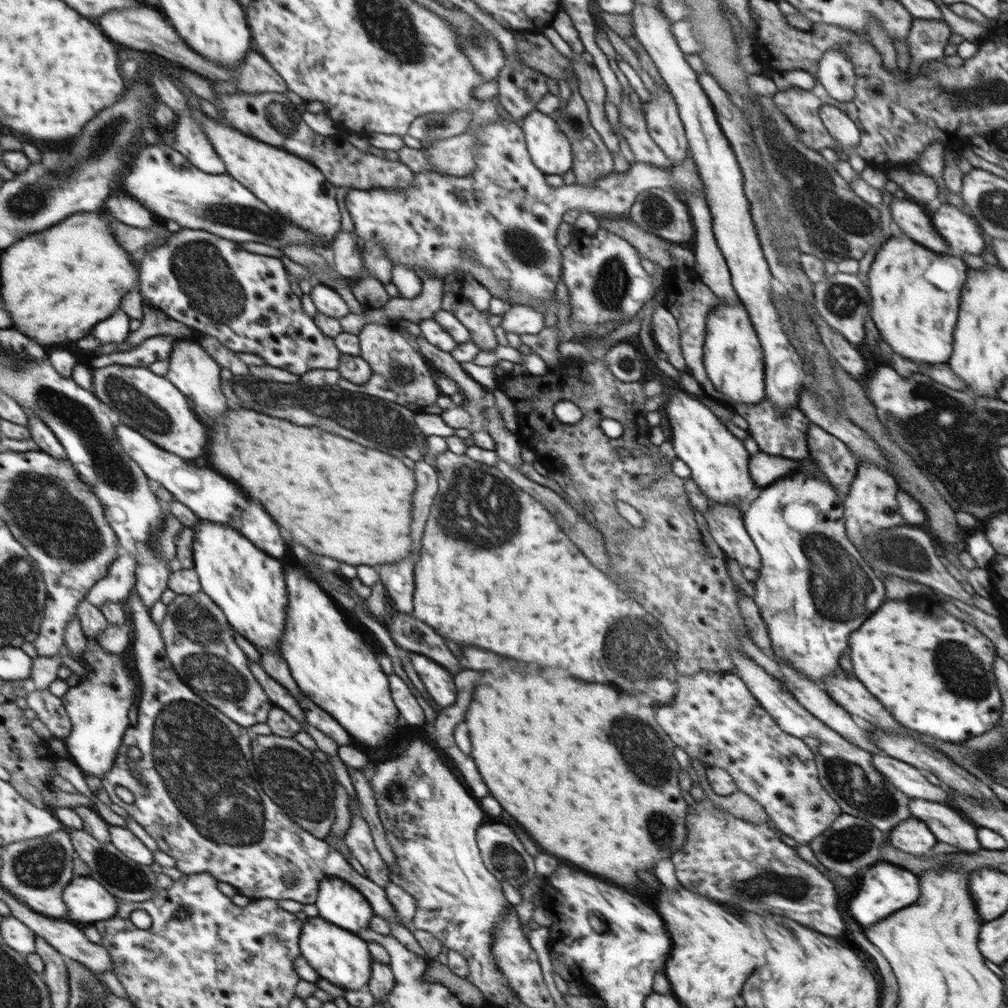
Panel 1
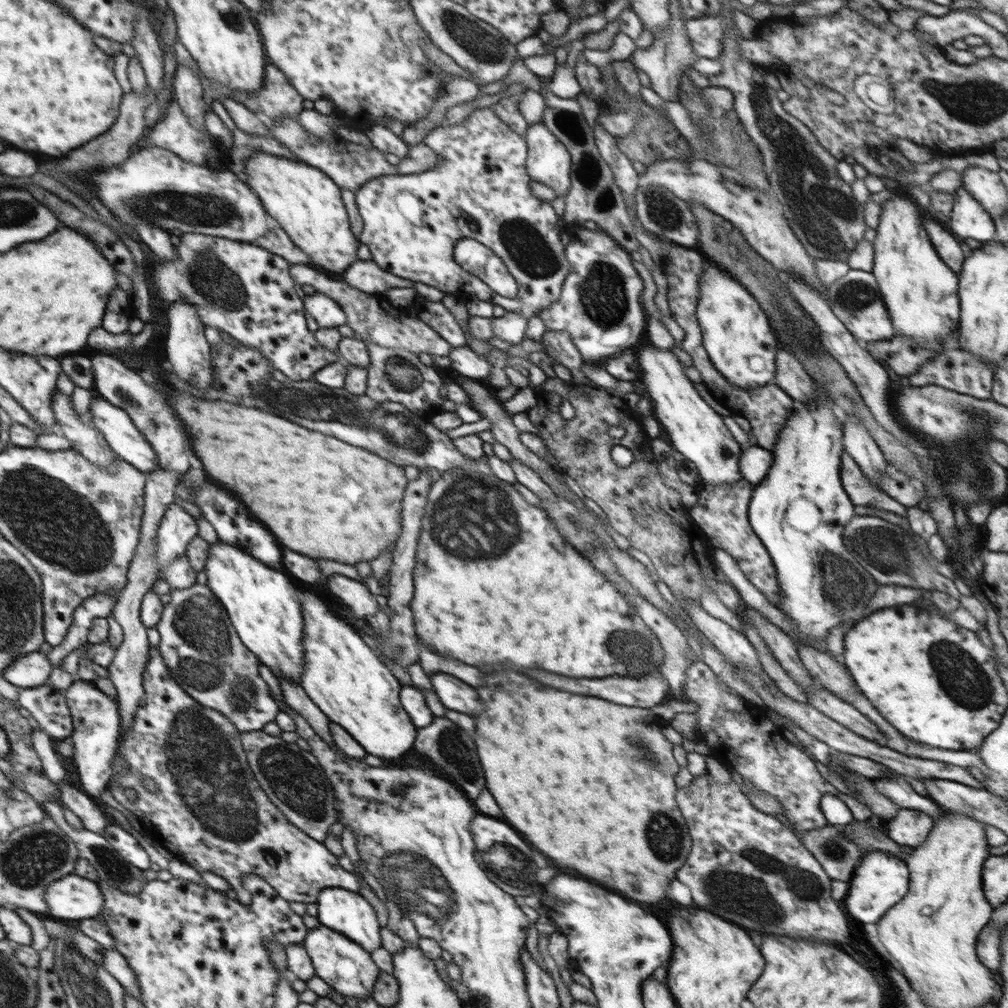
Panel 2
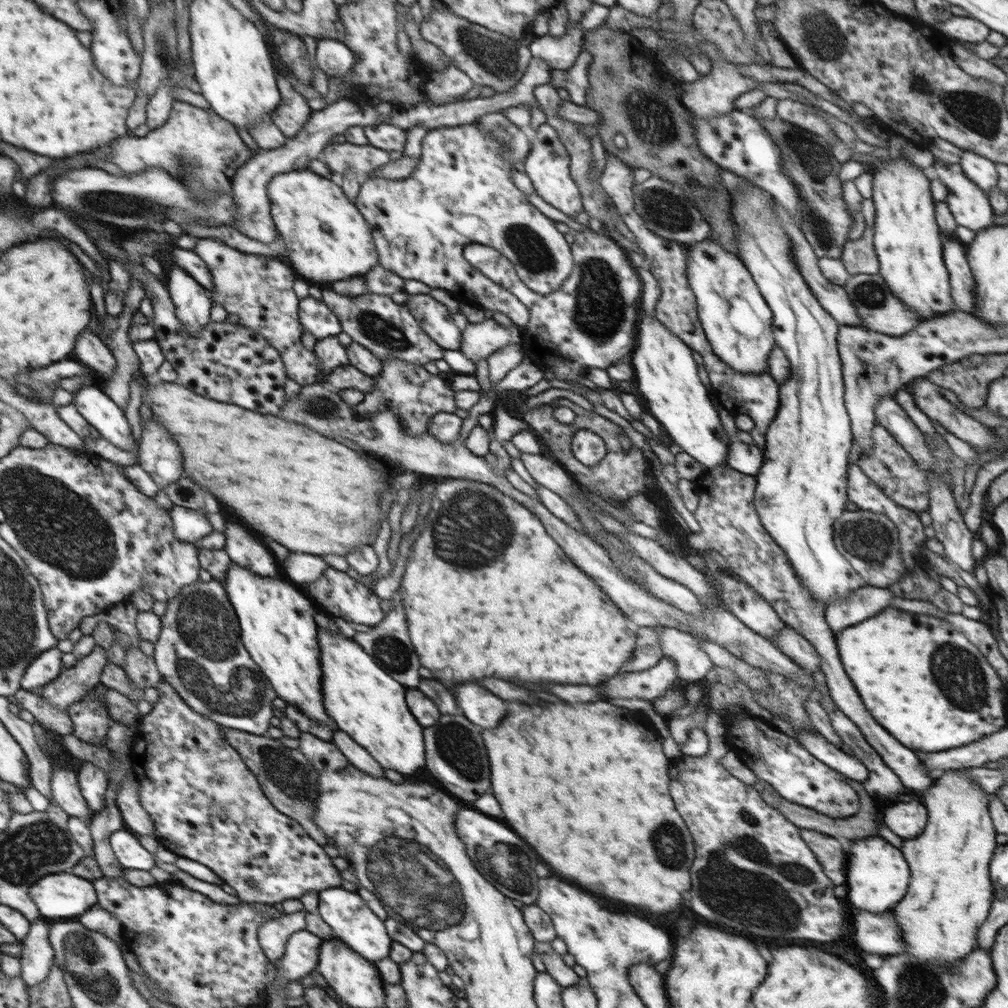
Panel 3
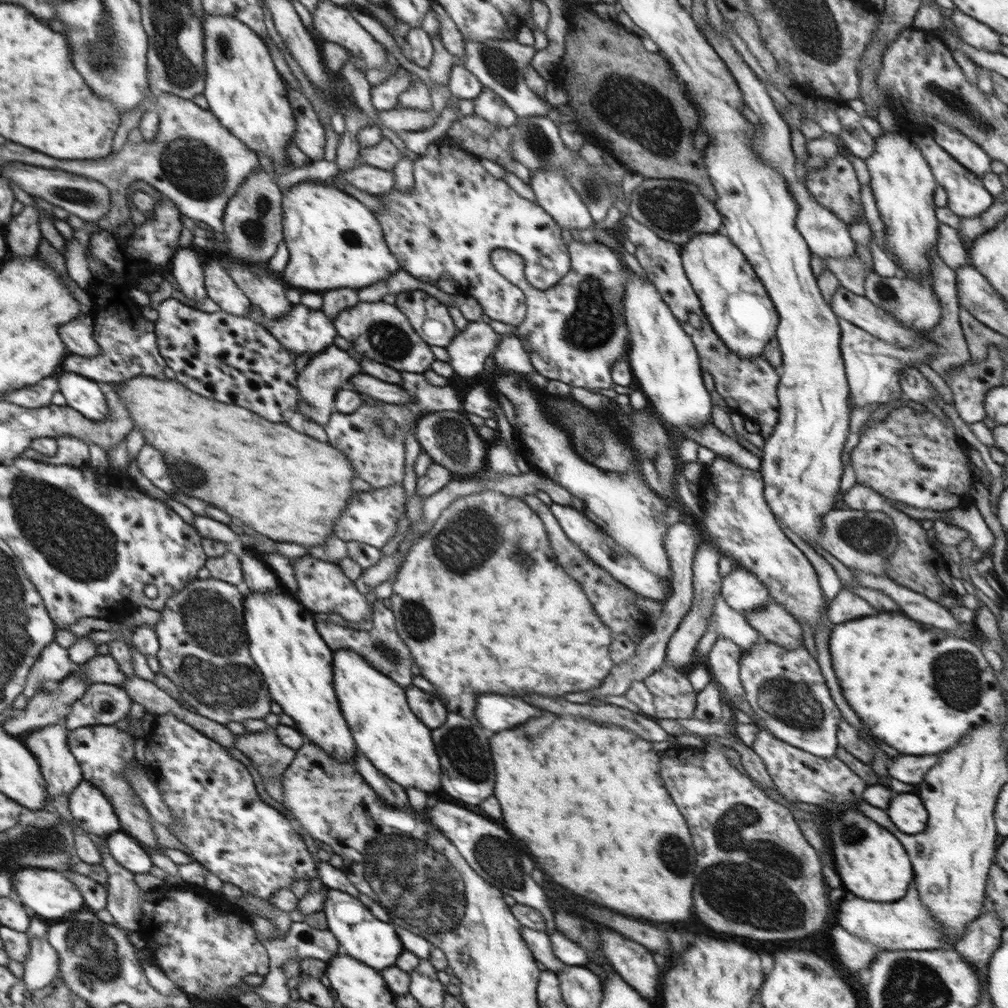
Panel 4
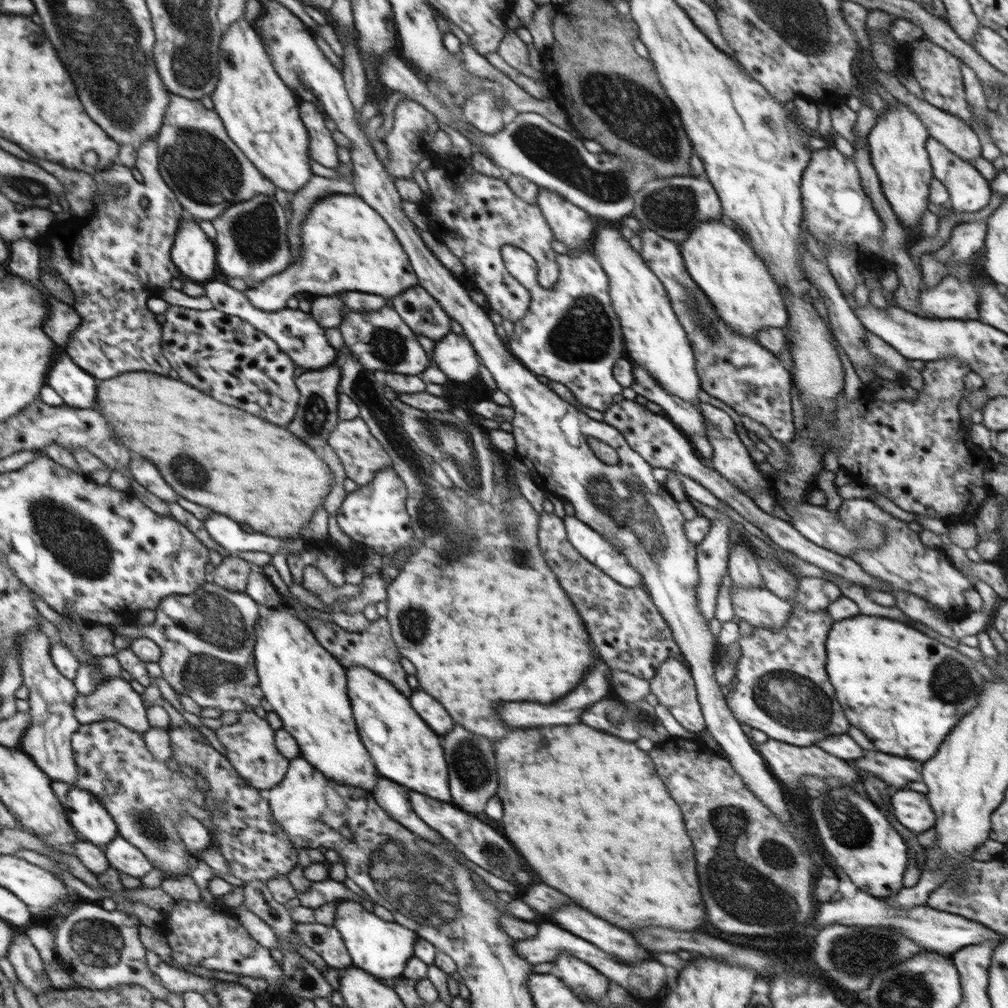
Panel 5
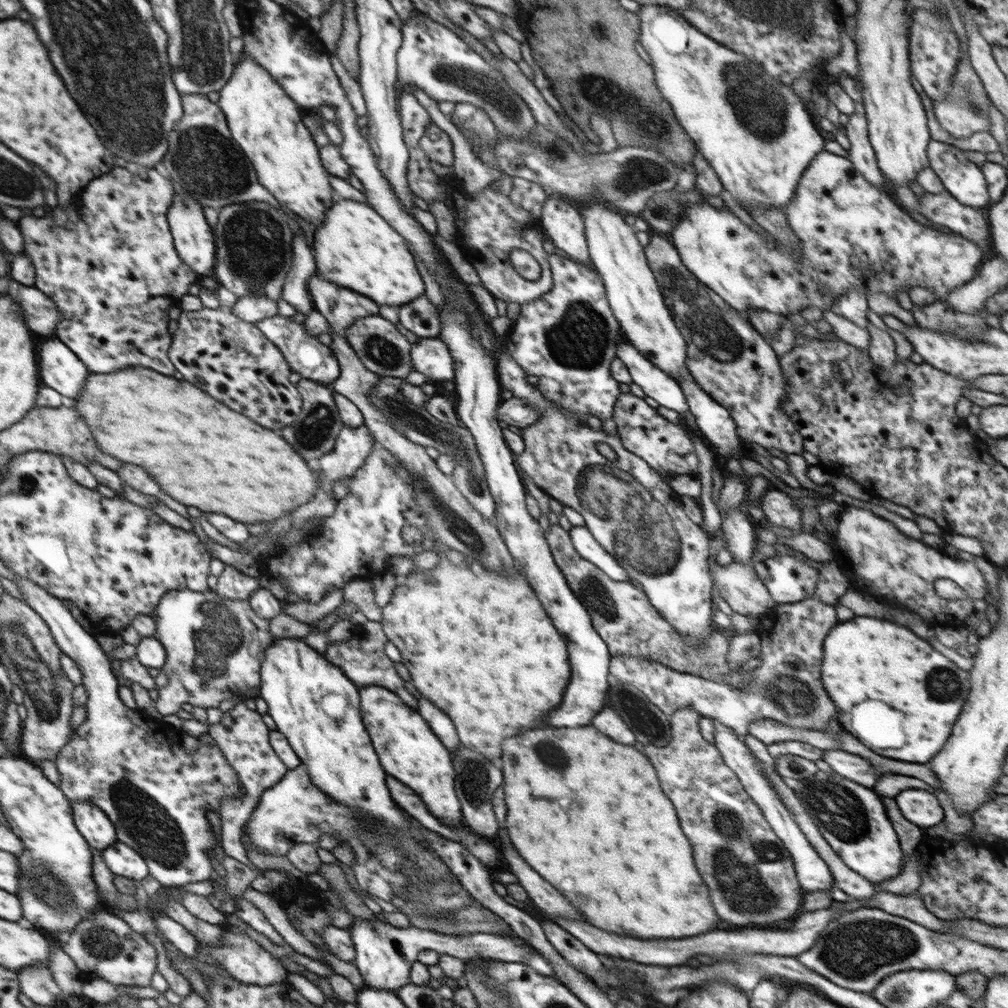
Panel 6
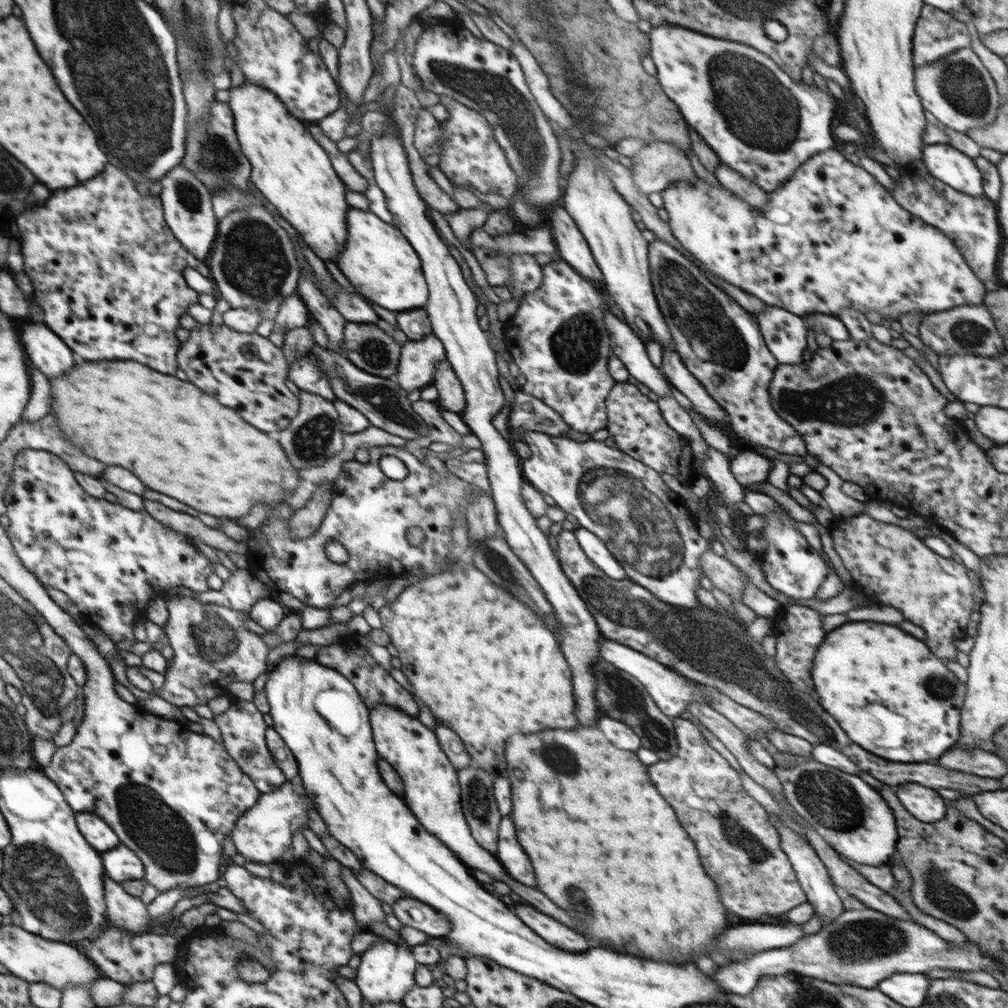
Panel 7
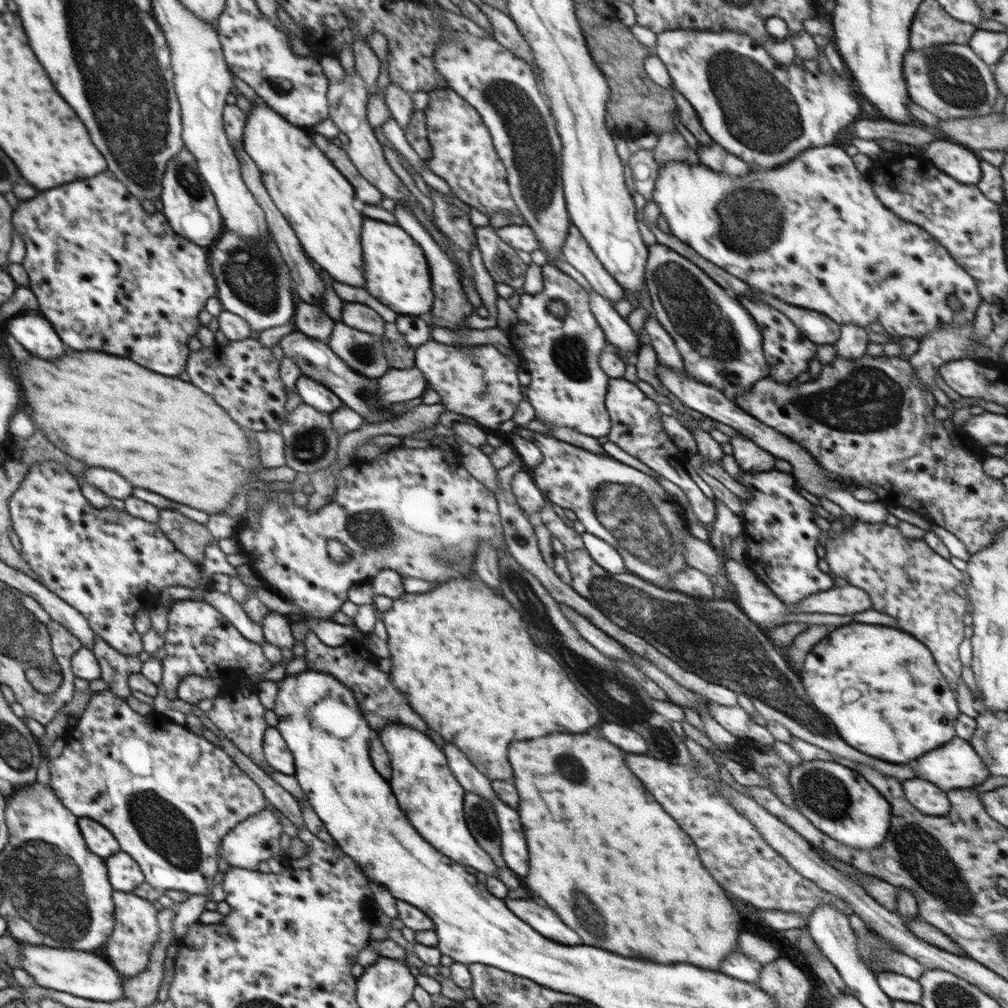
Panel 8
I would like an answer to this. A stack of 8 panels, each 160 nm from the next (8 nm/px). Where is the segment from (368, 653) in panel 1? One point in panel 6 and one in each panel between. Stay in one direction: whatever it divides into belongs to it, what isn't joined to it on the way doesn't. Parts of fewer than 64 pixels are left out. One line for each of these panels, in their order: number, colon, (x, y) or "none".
2: (348, 681)
3: (363, 700)
4: (395, 741)
5: (405, 749)
6: (408, 750)

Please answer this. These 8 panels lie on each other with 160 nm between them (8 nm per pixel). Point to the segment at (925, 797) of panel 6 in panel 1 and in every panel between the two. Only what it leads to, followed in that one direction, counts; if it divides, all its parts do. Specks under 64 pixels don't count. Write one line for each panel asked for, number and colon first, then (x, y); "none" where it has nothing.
1: (913, 836)
2: (909, 827)
3: (907, 820)
4: (906, 810)
5: (912, 809)

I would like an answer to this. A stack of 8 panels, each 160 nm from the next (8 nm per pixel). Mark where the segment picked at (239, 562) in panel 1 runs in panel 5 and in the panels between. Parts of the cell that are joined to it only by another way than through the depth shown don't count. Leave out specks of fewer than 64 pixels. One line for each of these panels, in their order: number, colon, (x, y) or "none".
2: (265, 609)
3: (278, 629)
4: (297, 665)
5: (306, 686)

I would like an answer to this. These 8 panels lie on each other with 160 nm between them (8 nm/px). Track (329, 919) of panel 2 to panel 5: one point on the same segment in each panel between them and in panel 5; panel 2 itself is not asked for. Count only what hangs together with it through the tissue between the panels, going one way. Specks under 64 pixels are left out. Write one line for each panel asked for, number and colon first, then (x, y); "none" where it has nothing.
3: (352, 922)
4: (375, 943)
5: (383, 949)

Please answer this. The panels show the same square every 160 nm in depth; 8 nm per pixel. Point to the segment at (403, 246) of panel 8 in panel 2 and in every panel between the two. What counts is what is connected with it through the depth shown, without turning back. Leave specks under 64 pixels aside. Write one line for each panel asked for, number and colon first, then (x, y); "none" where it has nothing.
2: (306, 203)
3: (327, 239)
4: (335, 241)
5: (346, 245)
6: (354, 245)
7: (378, 260)

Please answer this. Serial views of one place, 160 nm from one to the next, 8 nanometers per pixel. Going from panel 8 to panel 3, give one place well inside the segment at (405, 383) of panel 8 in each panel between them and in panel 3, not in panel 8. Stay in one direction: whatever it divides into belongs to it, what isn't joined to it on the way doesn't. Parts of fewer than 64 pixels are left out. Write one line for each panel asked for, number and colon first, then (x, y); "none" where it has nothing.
3: (479, 340)
4: (467, 352)
5: (454, 355)
6: (431, 356)
7: (417, 362)

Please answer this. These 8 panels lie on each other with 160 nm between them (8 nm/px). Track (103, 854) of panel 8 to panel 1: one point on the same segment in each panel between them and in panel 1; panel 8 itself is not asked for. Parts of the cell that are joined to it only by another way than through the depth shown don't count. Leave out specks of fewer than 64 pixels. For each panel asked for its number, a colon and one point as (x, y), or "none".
1: (98, 705)
2: (96, 716)
3: (94, 782)
4: (93, 813)
5: (87, 814)
6: (94, 825)
7: (101, 836)

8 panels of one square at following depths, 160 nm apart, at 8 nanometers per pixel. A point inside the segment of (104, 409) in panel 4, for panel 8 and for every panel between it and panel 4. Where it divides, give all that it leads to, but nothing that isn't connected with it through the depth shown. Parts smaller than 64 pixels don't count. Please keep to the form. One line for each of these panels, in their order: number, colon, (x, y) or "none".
5: (77, 388)
6: (63, 371)
7: (50, 355)
8: (37, 335)

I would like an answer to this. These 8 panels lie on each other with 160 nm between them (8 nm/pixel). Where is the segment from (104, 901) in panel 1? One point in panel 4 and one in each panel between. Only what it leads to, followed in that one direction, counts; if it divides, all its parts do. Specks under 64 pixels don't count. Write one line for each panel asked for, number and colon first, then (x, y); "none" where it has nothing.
2: (76, 899)
3: (61, 895)
4: (49, 893)

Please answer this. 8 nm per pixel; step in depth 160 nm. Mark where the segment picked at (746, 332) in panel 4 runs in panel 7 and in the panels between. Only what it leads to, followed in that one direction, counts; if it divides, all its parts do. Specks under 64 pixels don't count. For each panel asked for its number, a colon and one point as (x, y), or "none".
5: (737, 282)
6: (849, 231)
7: (831, 237)

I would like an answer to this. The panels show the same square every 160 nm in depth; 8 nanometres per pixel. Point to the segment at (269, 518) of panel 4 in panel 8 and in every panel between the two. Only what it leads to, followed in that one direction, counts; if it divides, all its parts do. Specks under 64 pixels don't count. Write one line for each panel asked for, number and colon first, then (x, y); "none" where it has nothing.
5: (255, 472)
6: (206, 455)
7: (183, 442)
8: (166, 435)

